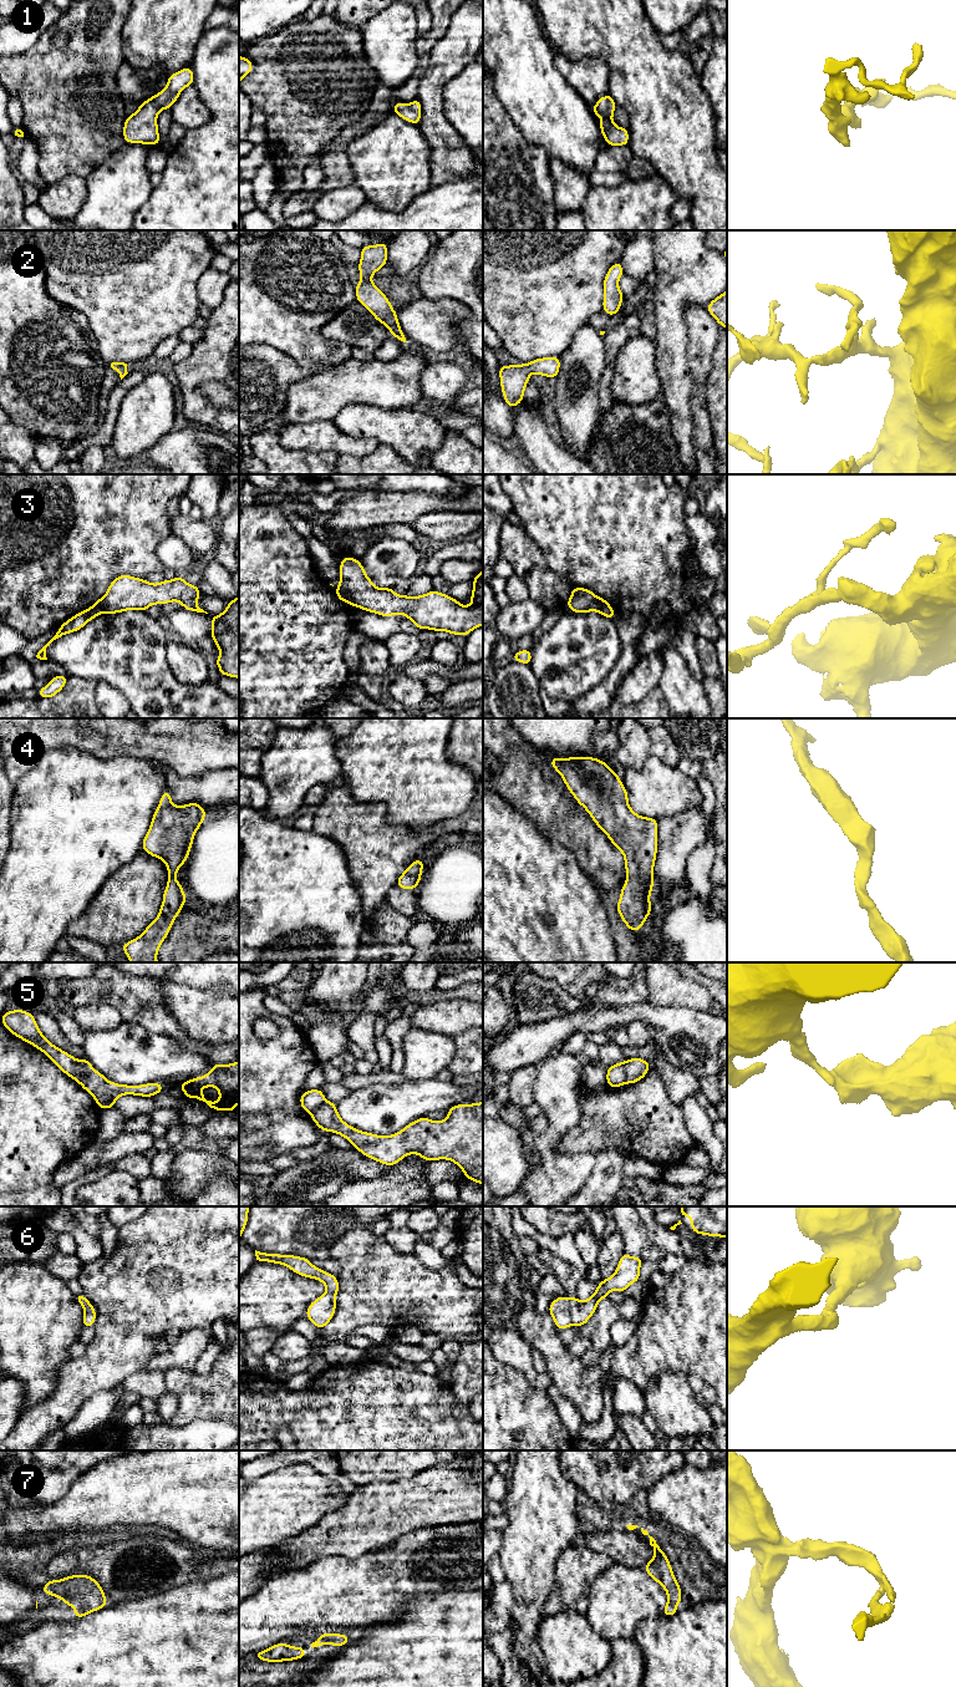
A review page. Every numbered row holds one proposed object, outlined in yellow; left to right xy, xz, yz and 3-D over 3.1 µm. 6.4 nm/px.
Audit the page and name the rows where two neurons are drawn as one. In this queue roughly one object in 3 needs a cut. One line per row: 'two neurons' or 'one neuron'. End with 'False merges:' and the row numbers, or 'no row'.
1: one neuron
2: one neuron
3: two neurons
4: one neuron
5: two neurons
6: one neuron
7: one neuron
False merges: 3, 5

